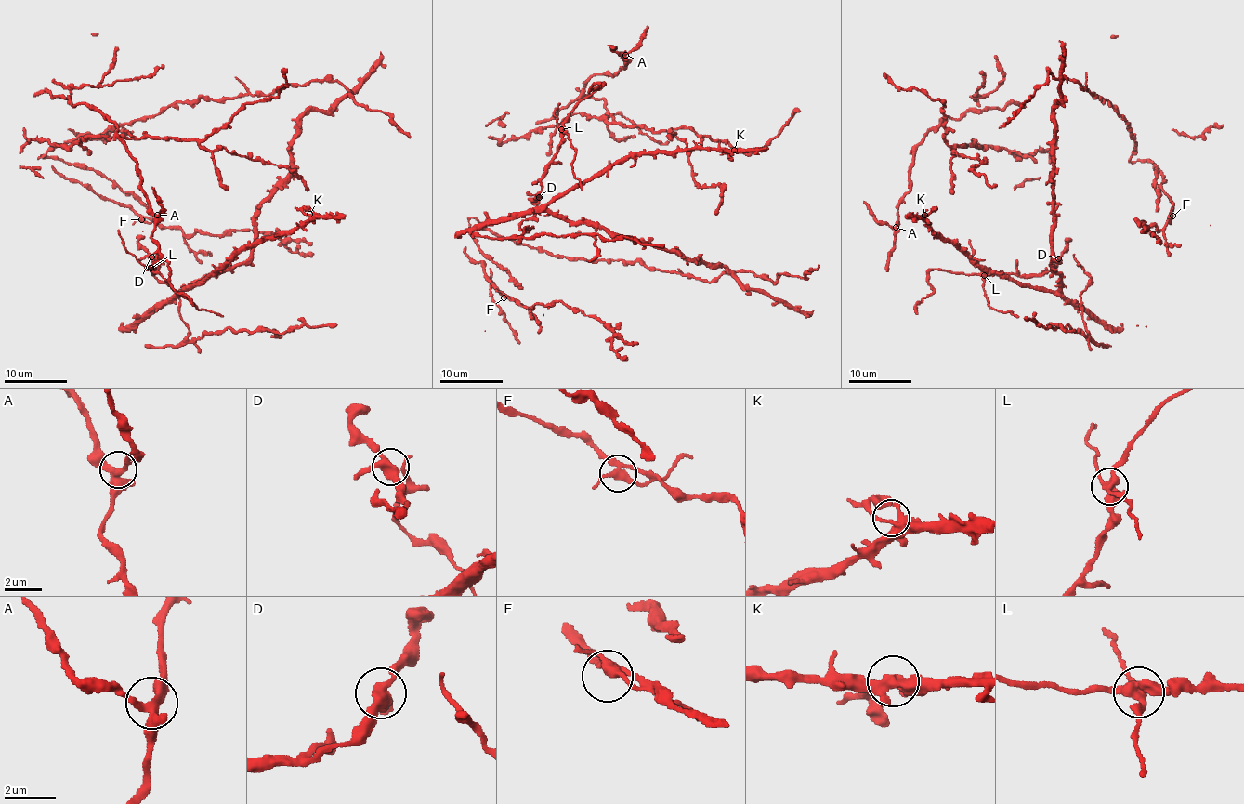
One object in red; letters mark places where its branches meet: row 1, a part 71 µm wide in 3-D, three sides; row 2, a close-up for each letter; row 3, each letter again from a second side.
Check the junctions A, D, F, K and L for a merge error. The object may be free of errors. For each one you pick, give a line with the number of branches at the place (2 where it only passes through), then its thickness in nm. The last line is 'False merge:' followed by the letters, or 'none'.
L: Branches: 4. Thickness 380 nm
False merge: L

